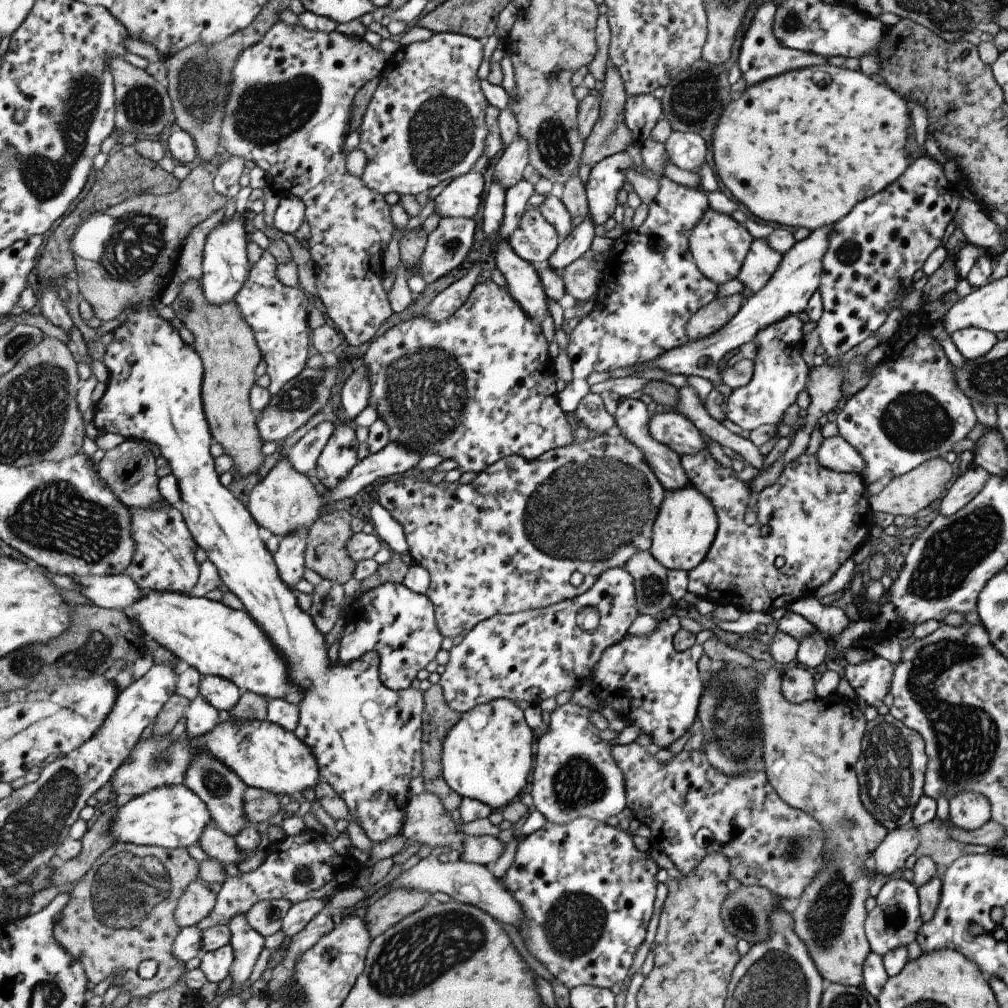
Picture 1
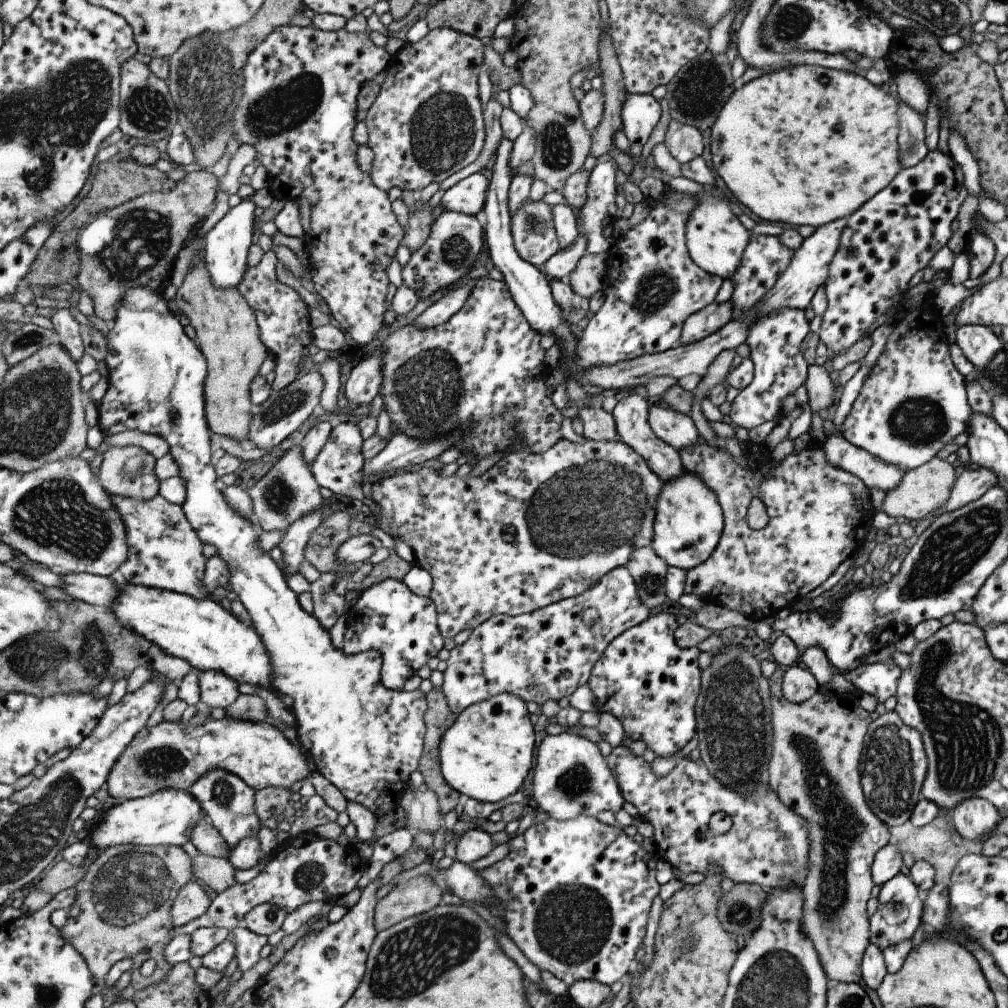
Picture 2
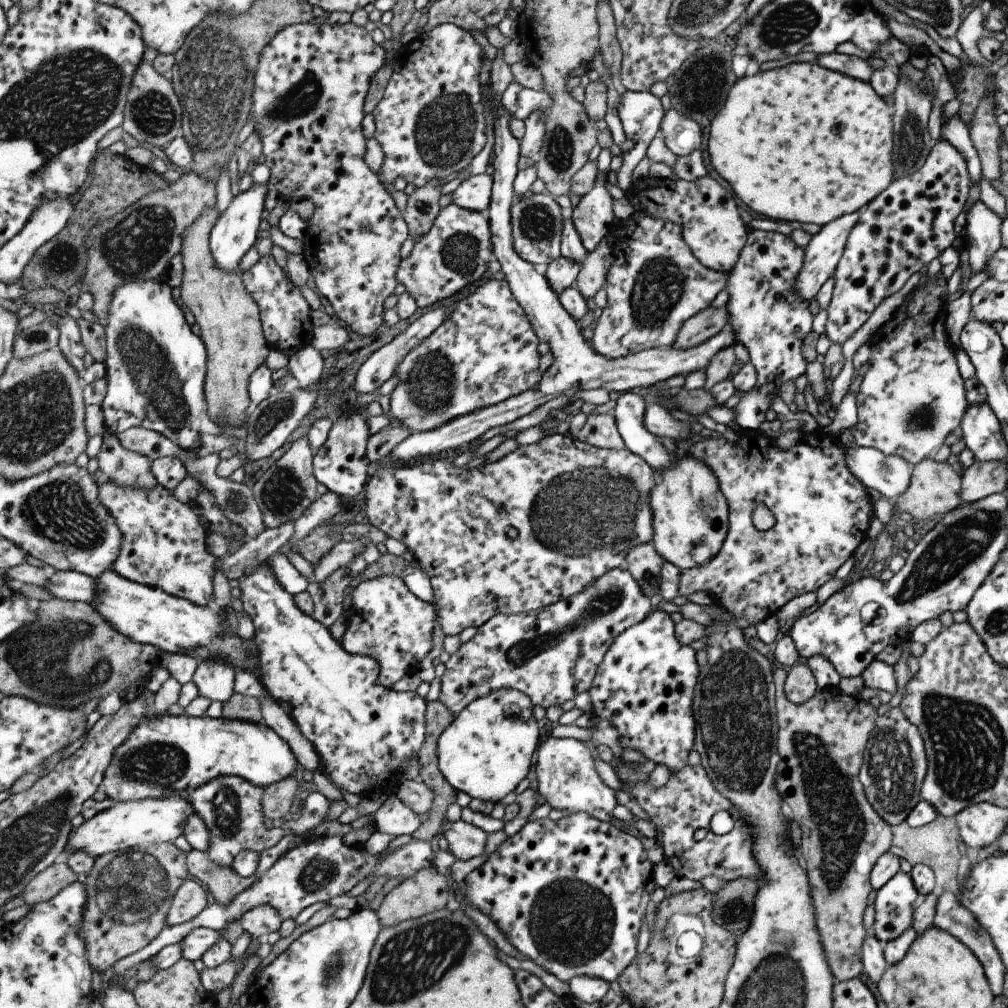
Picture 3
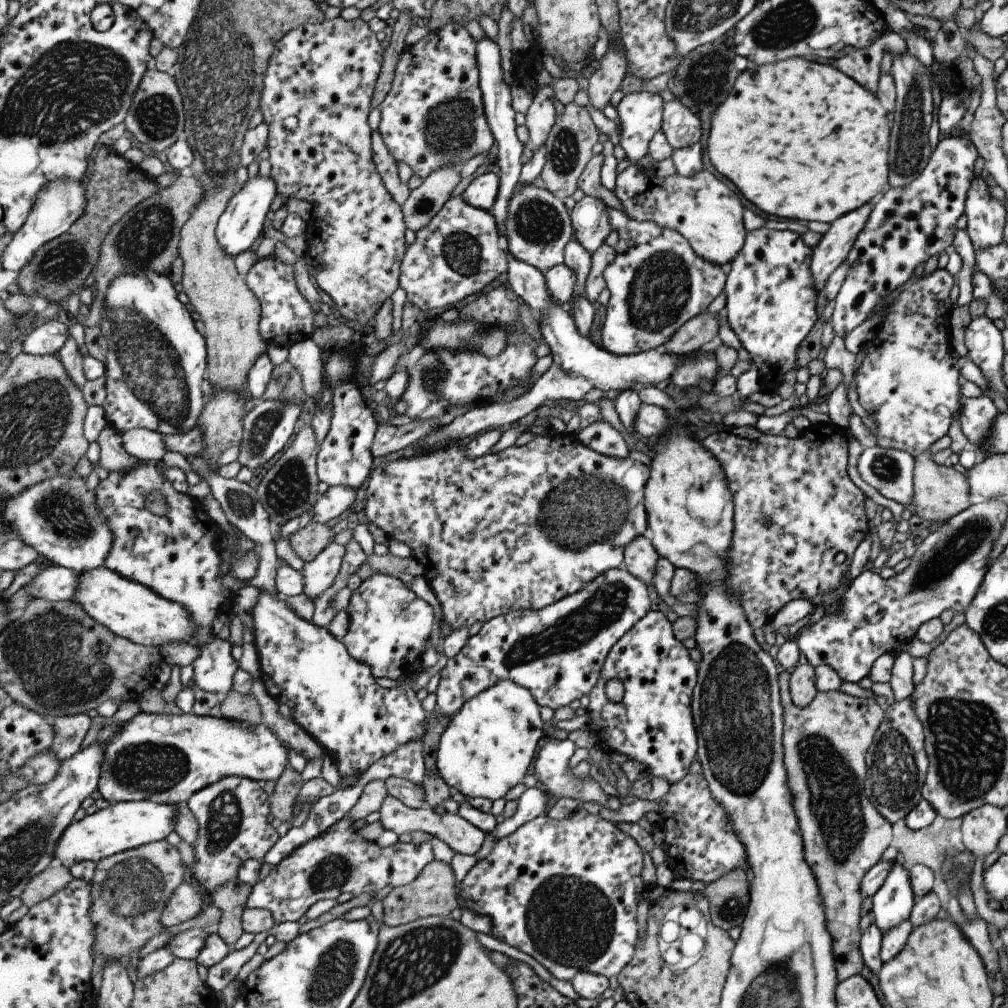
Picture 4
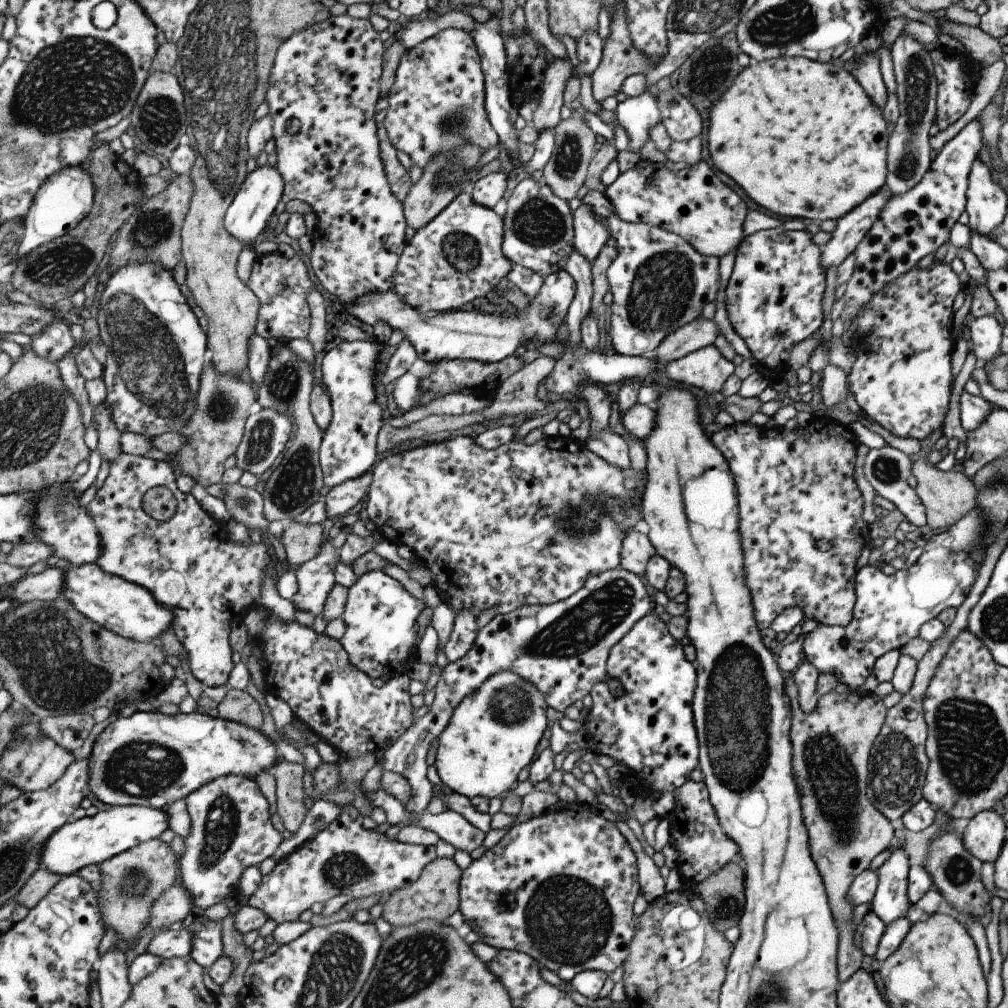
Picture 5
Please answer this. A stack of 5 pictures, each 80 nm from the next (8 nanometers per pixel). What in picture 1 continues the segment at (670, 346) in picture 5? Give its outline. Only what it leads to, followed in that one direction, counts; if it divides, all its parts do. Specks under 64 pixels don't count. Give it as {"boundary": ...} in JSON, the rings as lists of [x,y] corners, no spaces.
{"boundary":[[[734,293],[728,297],[715,297],[704,307],[696,310],[684,328],[688,340],[694,341],[717,332],[735,316],[743,301],[739,293]]]}

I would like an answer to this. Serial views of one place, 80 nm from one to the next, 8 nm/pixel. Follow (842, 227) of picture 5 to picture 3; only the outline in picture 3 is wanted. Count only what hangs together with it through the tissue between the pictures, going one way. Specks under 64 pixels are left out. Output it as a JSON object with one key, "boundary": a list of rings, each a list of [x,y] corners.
{"boundary":[[[861,210],[853,211],[824,224],[806,244],[803,264],[794,282],[794,289],[802,299],[811,300],[817,294],[817,291],[825,280],[834,273],[836,264],[843,254],[846,238],[853,226],[855,226],[860,212]]]}

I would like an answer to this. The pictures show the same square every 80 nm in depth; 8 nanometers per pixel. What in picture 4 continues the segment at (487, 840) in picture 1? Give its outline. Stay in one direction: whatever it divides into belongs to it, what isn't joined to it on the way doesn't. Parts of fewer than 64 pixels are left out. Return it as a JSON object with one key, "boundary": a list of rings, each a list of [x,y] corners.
{"boundary":[[[387,795],[379,809],[380,822],[383,828],[387,830],[393,830],[398,835],[403,832],[415,832],[415,830],[421,830],[430,833],[433,837],[436,837],[445,842],[455,853],[461,854],[477,854],[479,848],[485,844],[487,840],[487,833],[483,830],[479,830],[477,826],[473,826],[471,822],[467,822],[463,816],[458,813],[451,814],[444,812],[444,814],[437,814],[433,812],[430,807],[423,806],[420,809],[414,809],[408,807],[404,802],[401,802],[393,795]]]}

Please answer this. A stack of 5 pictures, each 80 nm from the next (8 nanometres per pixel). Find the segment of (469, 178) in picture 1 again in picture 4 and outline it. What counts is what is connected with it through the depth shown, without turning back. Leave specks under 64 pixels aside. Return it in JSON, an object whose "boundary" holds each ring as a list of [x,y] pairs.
{"boundary":[[[485,173],[473,180],[463,192],[464,199],[477,208],[491,211],[497,202],[501,188],[501,177],[496,173]]]}

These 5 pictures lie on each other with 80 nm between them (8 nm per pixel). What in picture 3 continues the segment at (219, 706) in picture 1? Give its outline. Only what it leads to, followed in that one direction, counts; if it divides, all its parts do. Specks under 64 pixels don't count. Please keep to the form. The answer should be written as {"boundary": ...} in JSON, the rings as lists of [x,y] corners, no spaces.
{"boundary":[[[207,659],[206,661],[200,661],[198,665],[199,668],[193,681],[199,687],[200,694],[225,704],[236,693],[235,683],[236,675],[238,674],[236,666],[229,661],[222,661],[221,659]]]}

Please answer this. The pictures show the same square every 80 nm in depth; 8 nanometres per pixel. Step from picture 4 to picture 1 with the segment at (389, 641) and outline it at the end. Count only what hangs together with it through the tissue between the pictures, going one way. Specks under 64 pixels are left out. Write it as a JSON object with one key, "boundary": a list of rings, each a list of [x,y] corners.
{"boundary":[[[388,582],[365,592],[359,601],[355,601],[350,608],[349,618],[351,620],[348,620],[345,624],[344,634],[340,638],[339,663],[358,662],[359,659],[367,656],[371,651],[377,651],[382,658],[380,676],[383,684],[386,684],[390,689],[400,691],[408,689],[411,680],[417,678],[417,674],[423,668],[427,668],[431,664],[431,660],[437,658],[444,636],[438,625],[435,605],[426,594],[413,592],[404,582]]]}

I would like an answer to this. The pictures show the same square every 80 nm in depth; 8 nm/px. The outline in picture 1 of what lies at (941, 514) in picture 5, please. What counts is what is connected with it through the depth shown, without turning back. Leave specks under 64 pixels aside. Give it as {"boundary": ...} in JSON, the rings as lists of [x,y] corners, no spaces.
{"boundary":[[[943,457],[926,460],[913,470],[884,481],[881,492],[868,497],[871,512],[887,512],[887,514],[892,514],[894,517],[912,517],[928,507],[931,502],[941,498],[941,492],[946,490],[947,482],[951,480],[951,476],[953,476],[951,466]]]}

